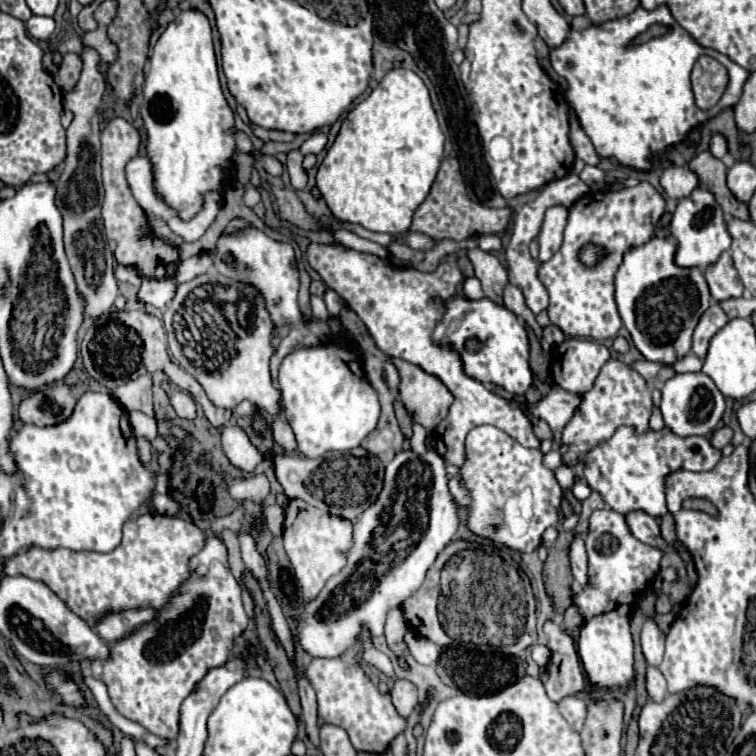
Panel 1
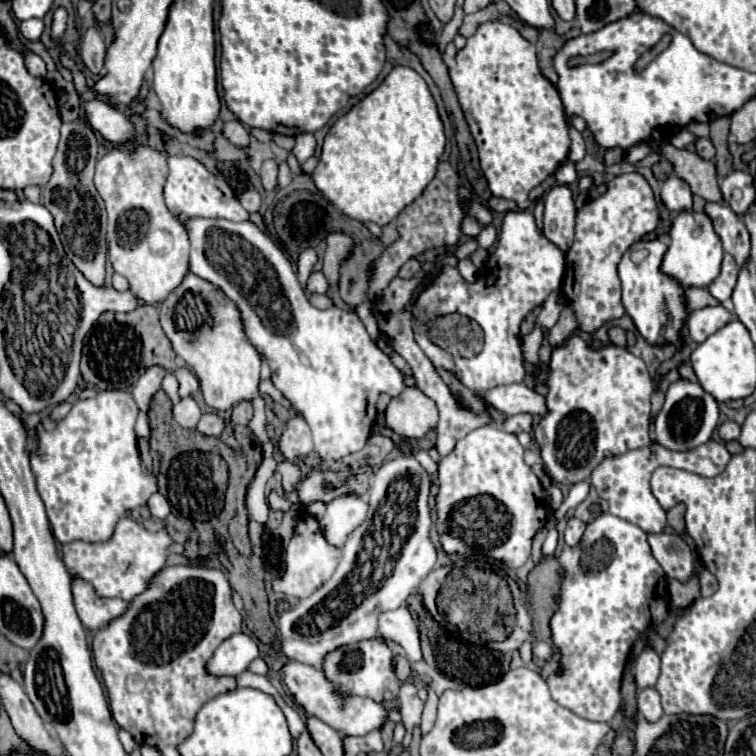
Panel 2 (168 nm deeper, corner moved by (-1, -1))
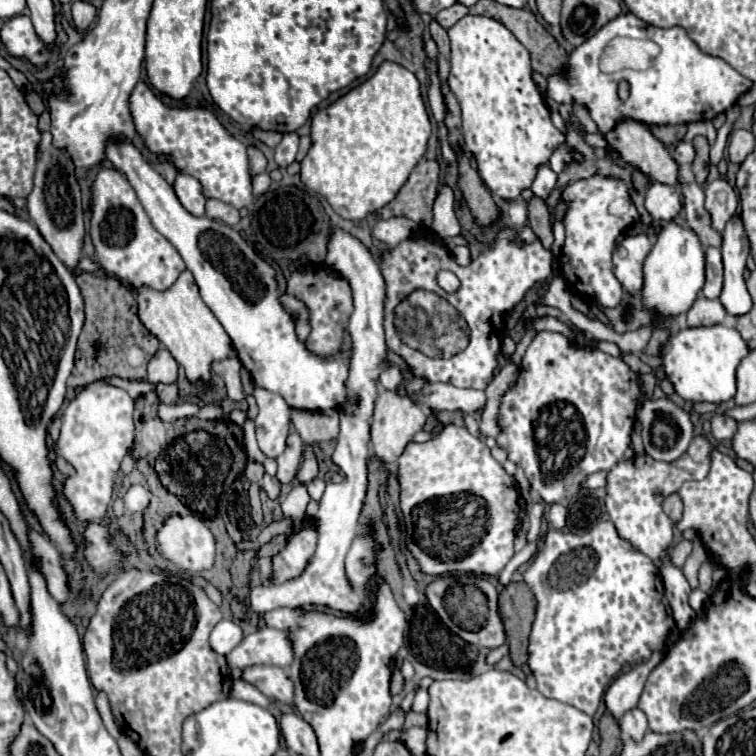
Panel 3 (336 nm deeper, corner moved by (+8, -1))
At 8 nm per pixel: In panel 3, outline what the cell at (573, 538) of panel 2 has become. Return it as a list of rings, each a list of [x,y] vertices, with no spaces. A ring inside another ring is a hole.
[[[554,503],[550,505],[550,511],[548,511],[548,523],[554,527],[554,529],[562,529],[566,525],[566,507],[560,505],[560,503]]]

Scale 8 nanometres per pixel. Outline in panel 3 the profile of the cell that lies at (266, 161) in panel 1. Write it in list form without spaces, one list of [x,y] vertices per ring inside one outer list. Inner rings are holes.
[[[248,147],[248,157],[250,157],[250,173],[252,175],[258,175],[266,169],[266,157],[256,147]]]

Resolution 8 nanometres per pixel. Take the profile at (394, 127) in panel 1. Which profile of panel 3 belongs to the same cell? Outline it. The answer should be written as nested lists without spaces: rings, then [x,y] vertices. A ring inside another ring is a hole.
[[[384,61],[370,79],[312,117],[312,145],[300,163],[302,183],[326,197],[340,217],[360,221],[396,197],[422,159],[430,129],[416,75]]]

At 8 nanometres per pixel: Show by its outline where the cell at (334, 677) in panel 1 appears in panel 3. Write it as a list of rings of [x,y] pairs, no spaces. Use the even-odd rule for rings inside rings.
[[[252,665],[242,669],[242,679],[256,689],[260,689],[270,701],[280,701],[286,705],[294,703],[292,681],[288,673],[274,665]]]

